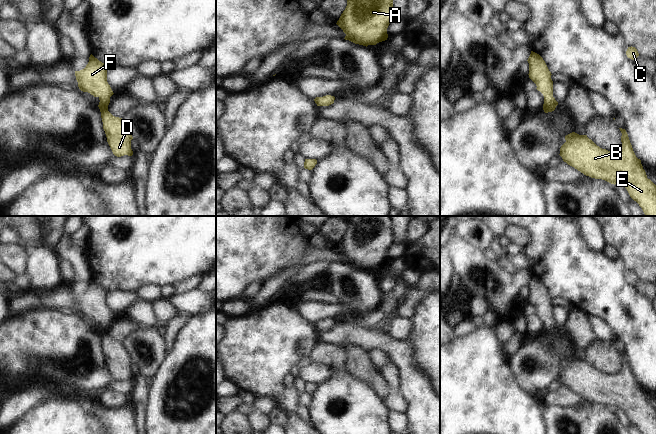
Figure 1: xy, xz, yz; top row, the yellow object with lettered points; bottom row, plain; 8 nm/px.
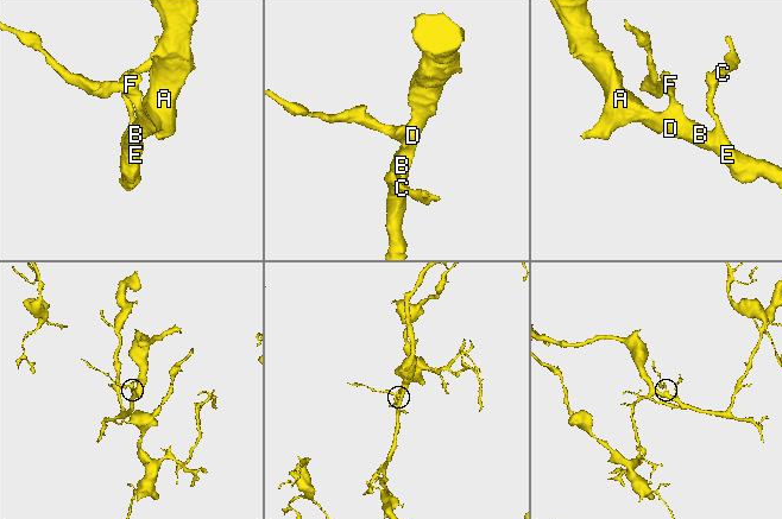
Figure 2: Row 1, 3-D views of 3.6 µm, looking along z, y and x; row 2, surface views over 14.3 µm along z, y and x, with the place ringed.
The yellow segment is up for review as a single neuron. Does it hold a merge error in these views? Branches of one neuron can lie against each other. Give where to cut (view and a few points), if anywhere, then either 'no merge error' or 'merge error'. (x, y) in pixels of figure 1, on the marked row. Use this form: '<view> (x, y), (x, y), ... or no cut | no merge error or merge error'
no cut | no merge error

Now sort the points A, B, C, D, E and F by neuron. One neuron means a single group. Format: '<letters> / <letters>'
A B C D E F

